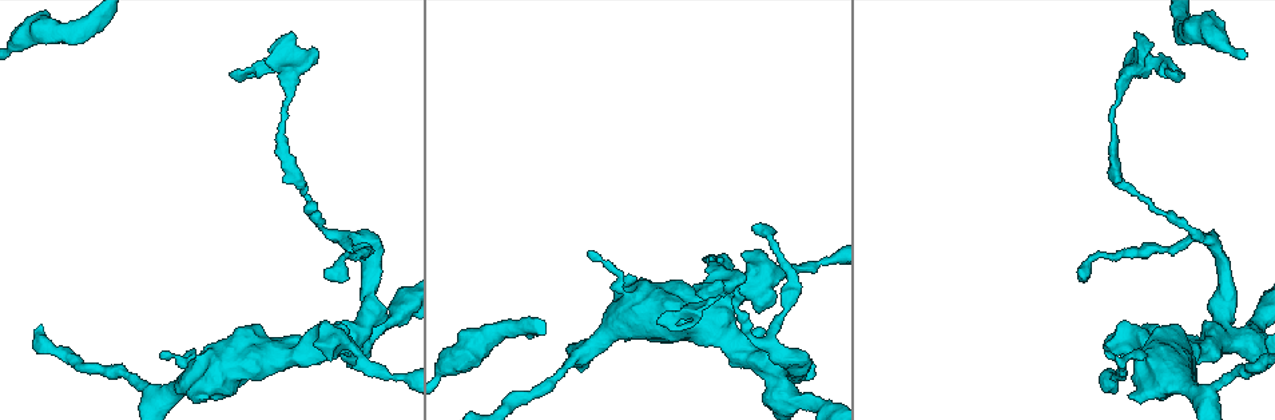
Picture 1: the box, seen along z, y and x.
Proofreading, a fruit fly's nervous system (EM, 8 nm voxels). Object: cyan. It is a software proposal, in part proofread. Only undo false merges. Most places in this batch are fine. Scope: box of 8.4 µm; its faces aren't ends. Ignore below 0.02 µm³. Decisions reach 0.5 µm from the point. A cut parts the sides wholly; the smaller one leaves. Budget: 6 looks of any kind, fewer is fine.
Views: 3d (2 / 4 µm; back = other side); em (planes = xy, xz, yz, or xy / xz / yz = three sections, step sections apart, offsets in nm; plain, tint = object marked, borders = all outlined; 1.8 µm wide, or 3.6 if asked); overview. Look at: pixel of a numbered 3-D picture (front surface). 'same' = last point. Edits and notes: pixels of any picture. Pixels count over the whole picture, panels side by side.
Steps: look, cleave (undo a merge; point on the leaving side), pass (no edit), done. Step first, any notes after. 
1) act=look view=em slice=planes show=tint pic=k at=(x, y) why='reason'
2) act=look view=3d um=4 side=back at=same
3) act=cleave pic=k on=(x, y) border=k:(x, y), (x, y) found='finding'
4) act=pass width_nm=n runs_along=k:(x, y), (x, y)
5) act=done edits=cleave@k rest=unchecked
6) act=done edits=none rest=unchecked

act=look view=3d um=4 side=back pic=1 at=(777, 253) why='narrows sharply'

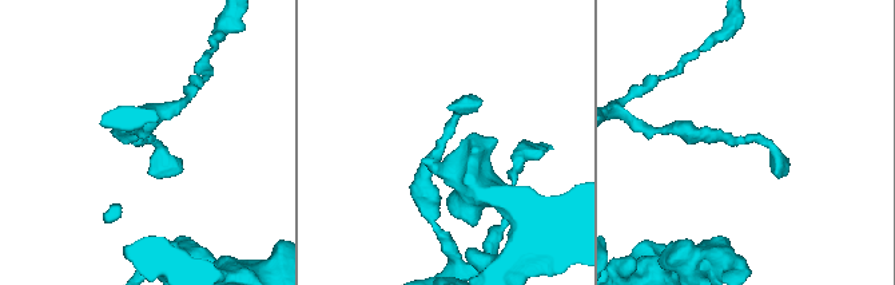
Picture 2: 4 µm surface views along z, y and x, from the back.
act=look view=em slice=planes show=borders pic=2 at=(442, 142) why='need the tissue'

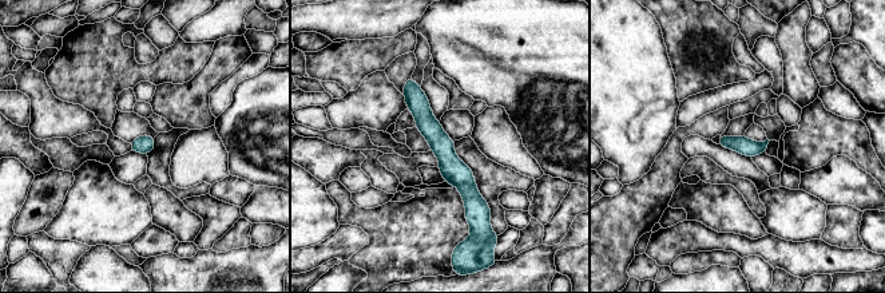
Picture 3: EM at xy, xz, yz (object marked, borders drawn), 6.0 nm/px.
act=pass runs_along=3:(411, 82), (424, 121), (481, 212) found='one neuron here'

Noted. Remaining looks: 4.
act=look view=3d um=4 pic=1 at=(739, 346) why='branch point'

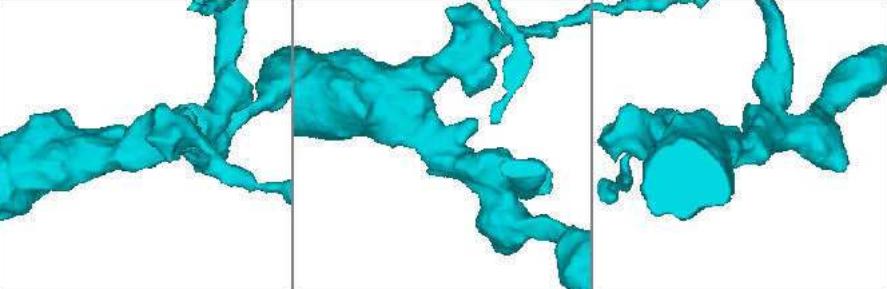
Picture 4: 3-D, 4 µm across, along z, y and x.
act=look view=em slice=xy step=16 show=tint pic=4 at=(440, 143) why='now the EM'

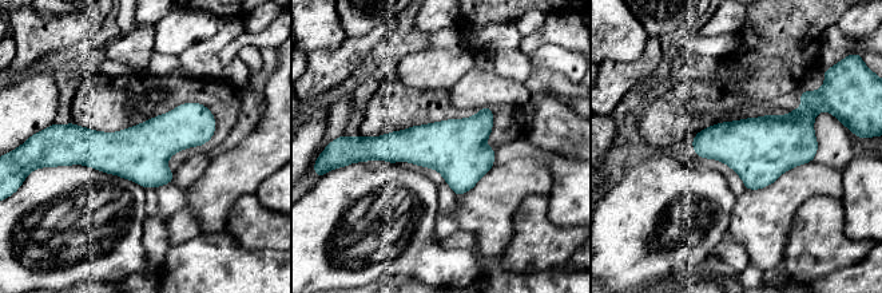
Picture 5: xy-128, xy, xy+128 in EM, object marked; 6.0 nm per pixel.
act=pass found='all the same neuron'

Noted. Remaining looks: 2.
act=look view=em slice=yz step=8 show=tint pic=1 at=(284, 64) why='calibre changes'

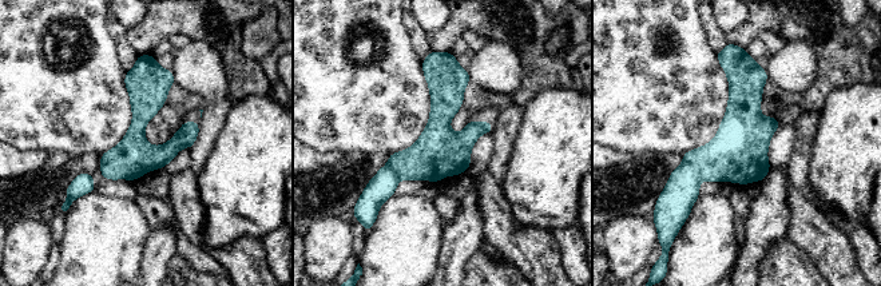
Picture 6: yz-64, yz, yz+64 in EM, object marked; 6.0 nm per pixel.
act=look view=em slice=planes show=tint at=same why='another direction'

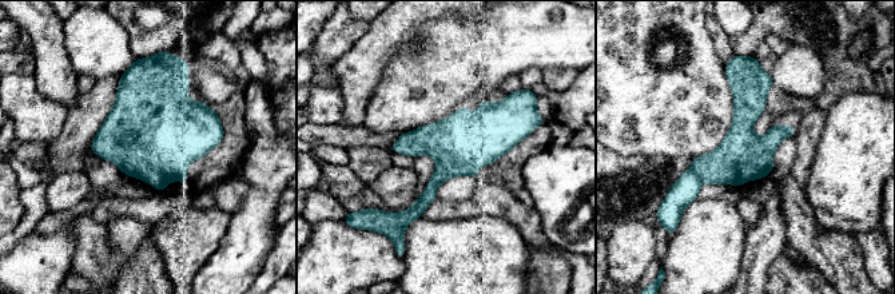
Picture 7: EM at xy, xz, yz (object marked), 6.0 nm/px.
act=pass runs_along=7:(524, 130), (478, 138), (401, 215) found='continuous, no second neuron'

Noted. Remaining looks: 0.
act=done edits=none rest=unchecked

